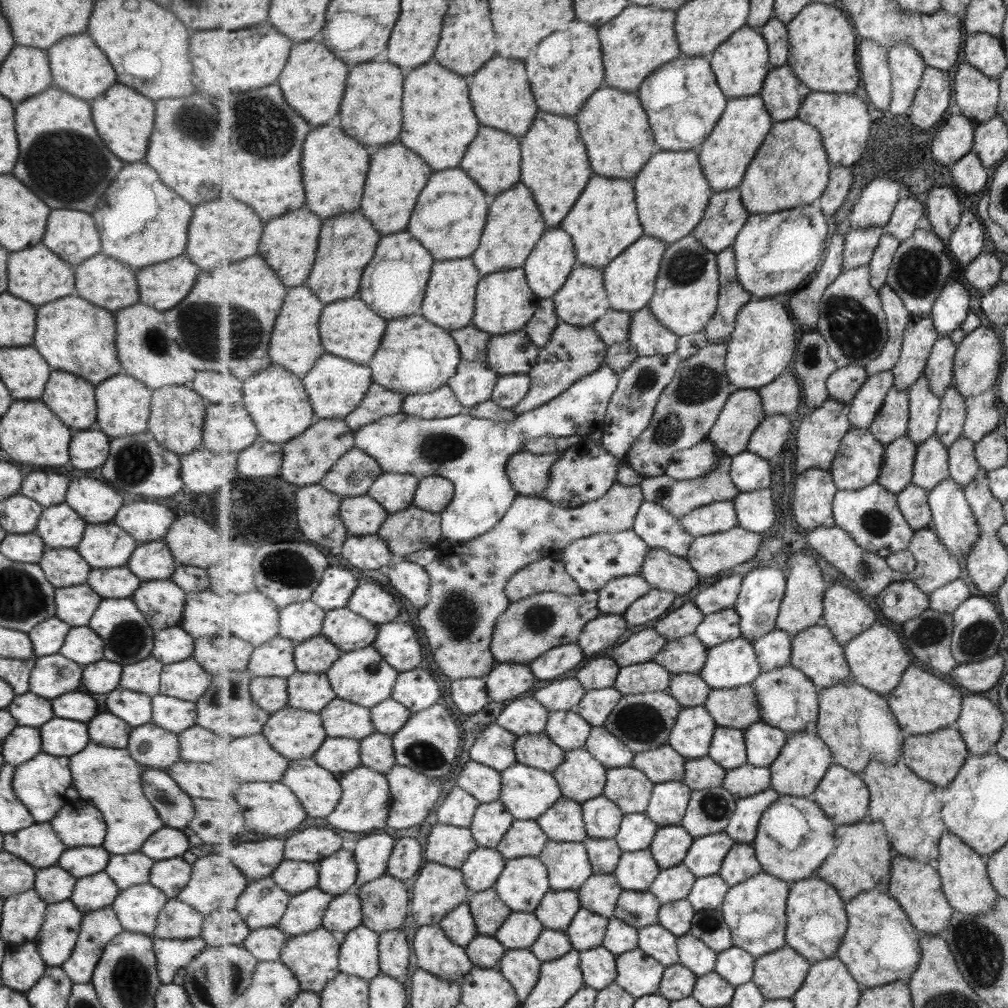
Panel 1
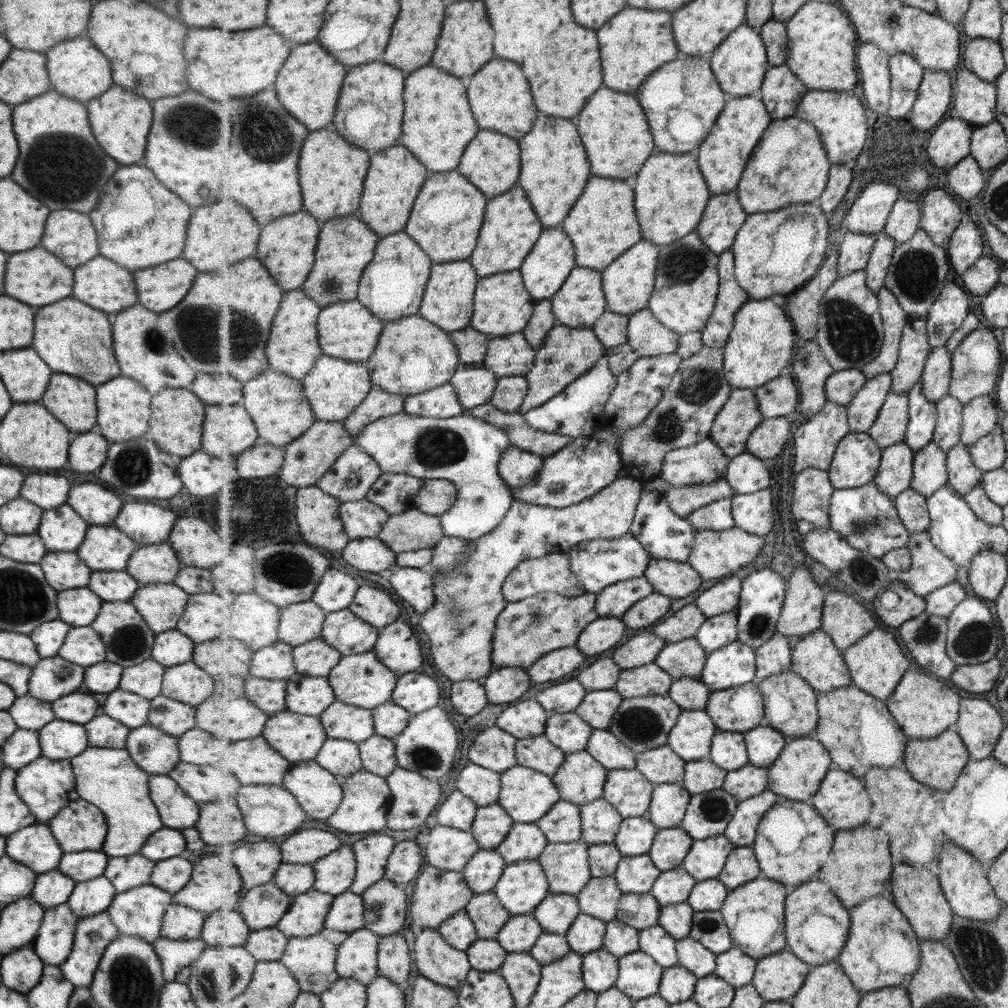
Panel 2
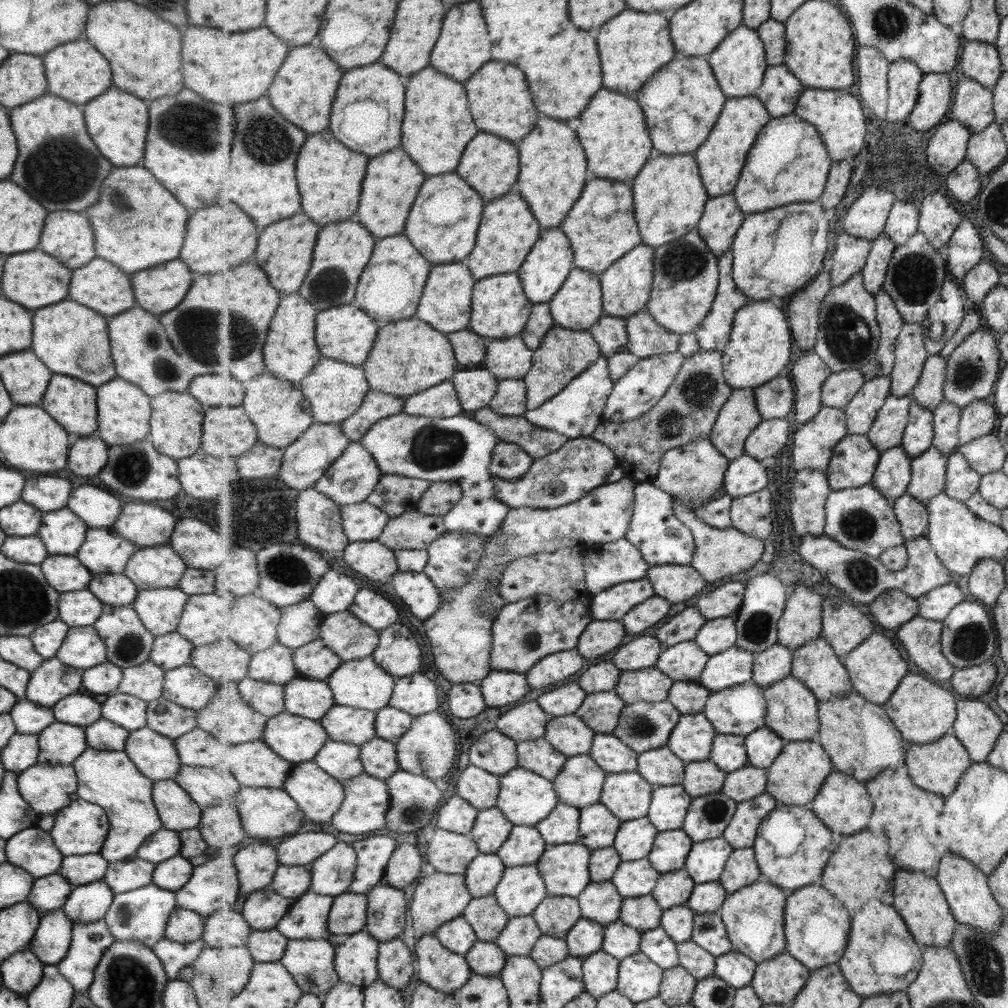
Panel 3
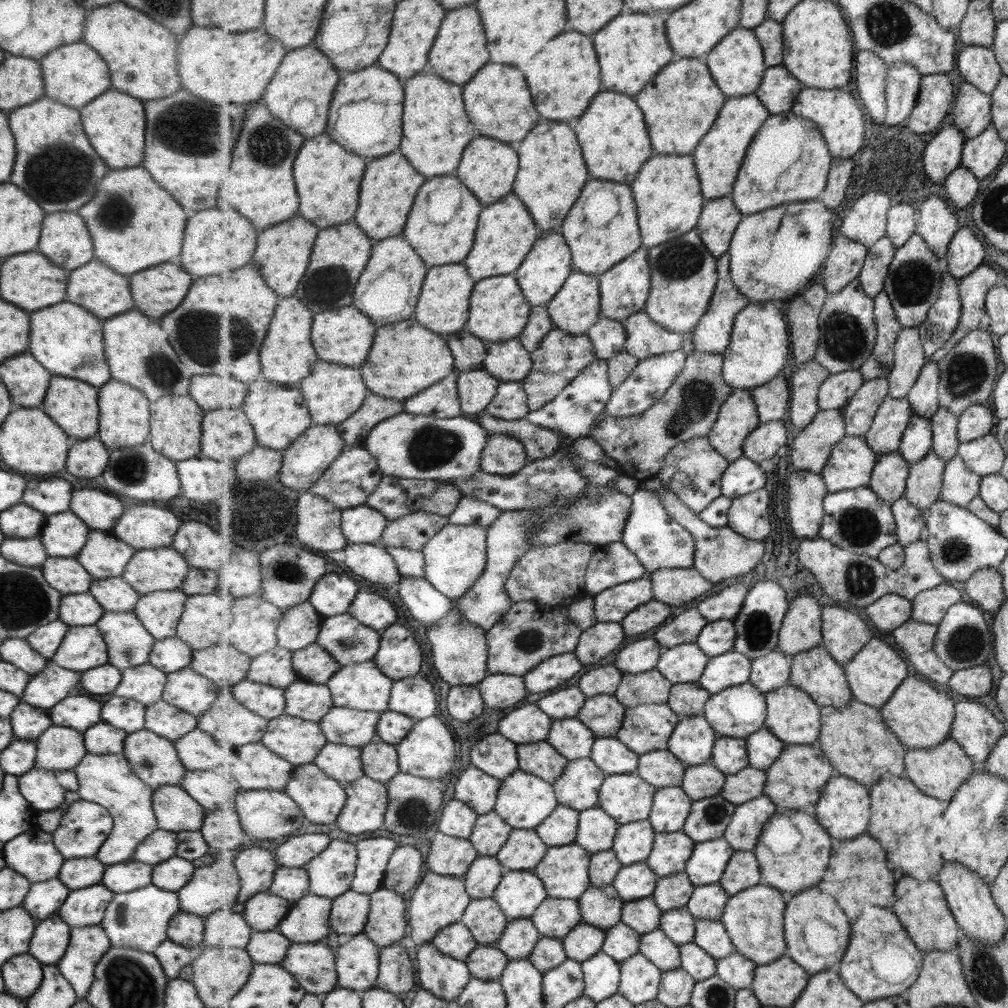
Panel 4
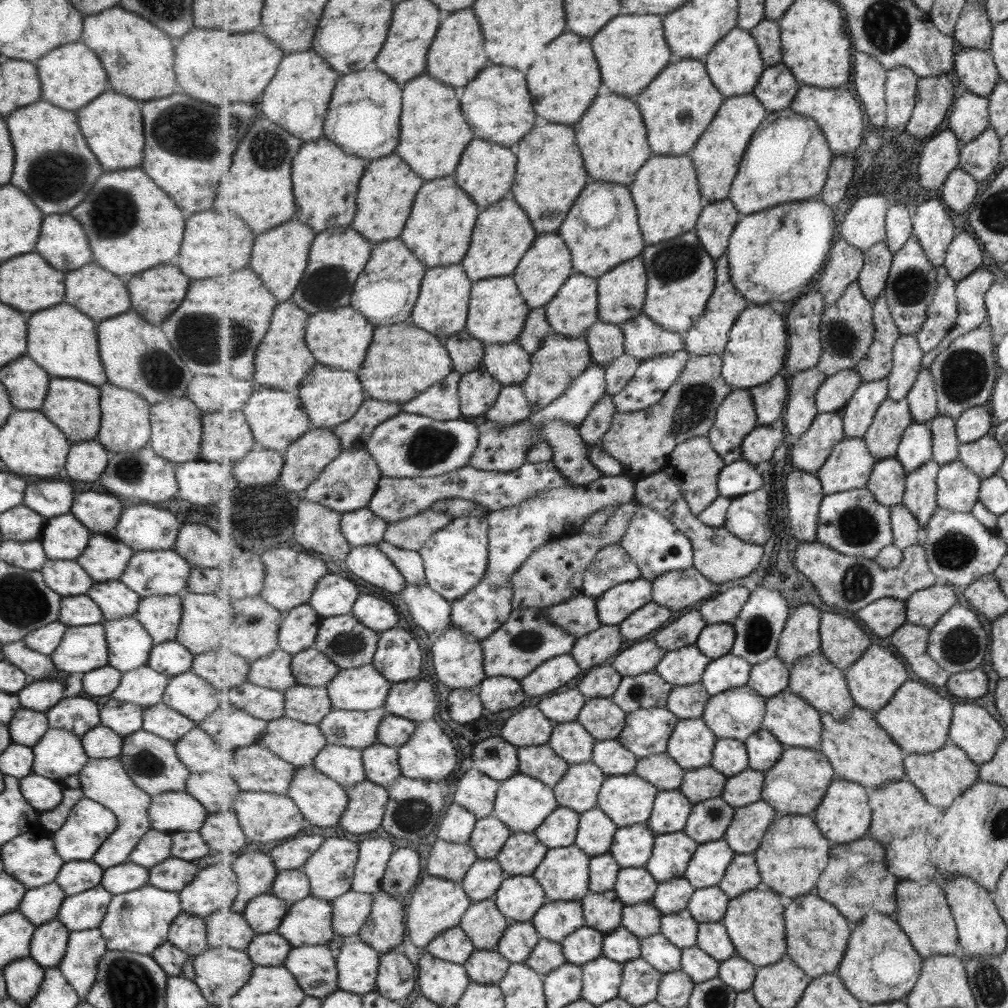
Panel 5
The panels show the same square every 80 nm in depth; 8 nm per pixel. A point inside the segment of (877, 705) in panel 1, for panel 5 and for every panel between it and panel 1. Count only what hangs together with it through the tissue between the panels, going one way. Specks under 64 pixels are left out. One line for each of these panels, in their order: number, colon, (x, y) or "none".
2: (860, 732)
3: (860, 737)
4: (856, 738)
5: (861, 750)

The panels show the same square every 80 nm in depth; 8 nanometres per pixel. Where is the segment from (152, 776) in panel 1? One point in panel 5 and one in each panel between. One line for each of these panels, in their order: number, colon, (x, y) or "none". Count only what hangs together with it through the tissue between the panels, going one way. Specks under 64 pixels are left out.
2: (177, 811)
3: (177, 812)
4: (174, 810)
5: (173, 812)

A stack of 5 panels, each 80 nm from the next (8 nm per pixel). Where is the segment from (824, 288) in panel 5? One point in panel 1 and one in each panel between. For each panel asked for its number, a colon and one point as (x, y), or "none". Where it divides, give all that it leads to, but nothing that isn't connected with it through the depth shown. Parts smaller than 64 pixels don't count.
1: (860, 246)
2: (856, 249)
3: (850, 253)
4: (845, 264)

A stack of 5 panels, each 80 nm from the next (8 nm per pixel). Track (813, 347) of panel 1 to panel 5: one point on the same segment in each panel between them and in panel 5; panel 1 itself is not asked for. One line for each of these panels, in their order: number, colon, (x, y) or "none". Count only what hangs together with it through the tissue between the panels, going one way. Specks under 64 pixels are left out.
2: (812, 369)
3: (810, 371)
4: (807, 379)
5: (801, 410)

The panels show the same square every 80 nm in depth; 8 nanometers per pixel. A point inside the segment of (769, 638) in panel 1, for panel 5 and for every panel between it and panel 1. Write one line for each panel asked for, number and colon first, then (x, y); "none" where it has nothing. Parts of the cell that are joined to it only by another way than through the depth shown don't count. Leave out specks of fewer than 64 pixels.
2: (776, 656)
3: (775, 664)
4: (770, 673)
5: (771, 678)

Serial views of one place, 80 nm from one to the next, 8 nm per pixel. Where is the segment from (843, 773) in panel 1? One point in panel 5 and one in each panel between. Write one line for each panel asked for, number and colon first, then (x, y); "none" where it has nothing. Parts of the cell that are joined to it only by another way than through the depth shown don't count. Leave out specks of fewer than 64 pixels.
2: (844, 802)
3: (844, 804)
4: (845, 809)
5: (845, 815)

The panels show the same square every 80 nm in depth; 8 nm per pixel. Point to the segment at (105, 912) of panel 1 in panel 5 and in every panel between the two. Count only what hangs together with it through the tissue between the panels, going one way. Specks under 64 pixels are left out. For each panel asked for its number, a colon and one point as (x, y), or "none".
2: (92, 934)
3: (88, 941)
4: (86, 945)
5: (78, 965)

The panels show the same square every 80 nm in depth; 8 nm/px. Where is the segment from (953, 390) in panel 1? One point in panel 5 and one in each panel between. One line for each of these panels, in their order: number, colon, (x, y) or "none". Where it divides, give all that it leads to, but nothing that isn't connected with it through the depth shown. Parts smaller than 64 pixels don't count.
2: (948, 434)
3: (947, 418)
4: (944, 422)
5: (946, 443)

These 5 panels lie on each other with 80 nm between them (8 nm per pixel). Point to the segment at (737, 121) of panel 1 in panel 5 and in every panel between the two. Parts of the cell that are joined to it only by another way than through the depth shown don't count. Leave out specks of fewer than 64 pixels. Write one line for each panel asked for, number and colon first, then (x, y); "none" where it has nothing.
2: (723, 156)
3: (721, 160)
4: (718, 158)
5: (717, 157)

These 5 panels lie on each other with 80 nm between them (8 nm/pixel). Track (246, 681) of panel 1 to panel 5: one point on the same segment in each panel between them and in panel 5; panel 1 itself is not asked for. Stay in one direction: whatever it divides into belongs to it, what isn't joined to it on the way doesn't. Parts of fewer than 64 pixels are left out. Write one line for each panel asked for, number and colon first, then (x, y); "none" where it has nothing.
2: (227, 714)
3: (227, 717)
4: (227, 721)
5: (227, 725)

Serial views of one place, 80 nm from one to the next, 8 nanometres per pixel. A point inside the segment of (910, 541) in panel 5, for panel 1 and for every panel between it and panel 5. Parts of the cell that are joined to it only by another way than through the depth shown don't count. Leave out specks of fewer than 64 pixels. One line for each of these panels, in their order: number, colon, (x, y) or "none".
1: (914, 500)
2: (913, 508)
3: (914, 516)
4: (911, 522)

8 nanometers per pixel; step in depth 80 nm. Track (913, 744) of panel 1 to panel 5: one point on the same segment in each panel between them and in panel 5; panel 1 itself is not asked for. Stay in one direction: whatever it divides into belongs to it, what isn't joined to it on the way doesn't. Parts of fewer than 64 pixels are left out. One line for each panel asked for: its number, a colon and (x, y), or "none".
2: (938, 762)
3: (938, 767)
4: (940, 771)
5: (944, 775)

